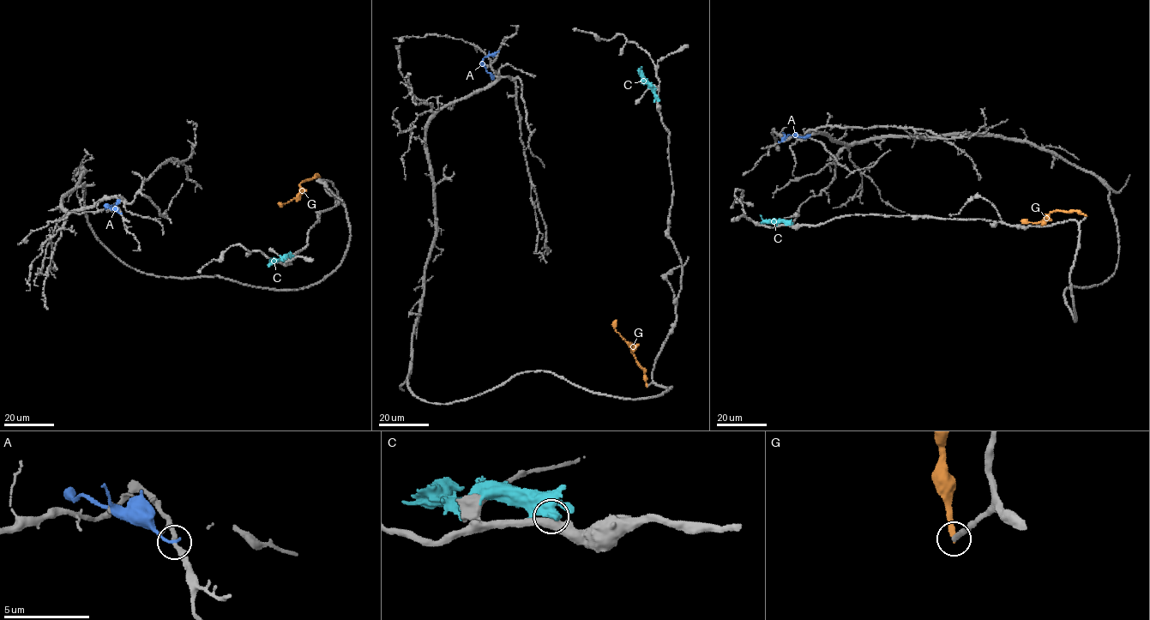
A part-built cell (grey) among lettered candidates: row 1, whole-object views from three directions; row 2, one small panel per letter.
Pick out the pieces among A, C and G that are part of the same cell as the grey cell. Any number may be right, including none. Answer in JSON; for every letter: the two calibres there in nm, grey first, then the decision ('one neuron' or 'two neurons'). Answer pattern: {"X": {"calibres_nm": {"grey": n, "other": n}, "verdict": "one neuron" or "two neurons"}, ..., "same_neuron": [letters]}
{"A": {"calibres_nm": {"grey": 240, "other": 190}, "verdict": "two neurons"}, "C": {"calibres_nm": {"grey": 480, "other": 750}, "verdict": "two neurons"}, "G": {"calibres_nm": {"grey": 260, "other": 360}, "verdict": "two neurons"}, "same_neuron": []}

